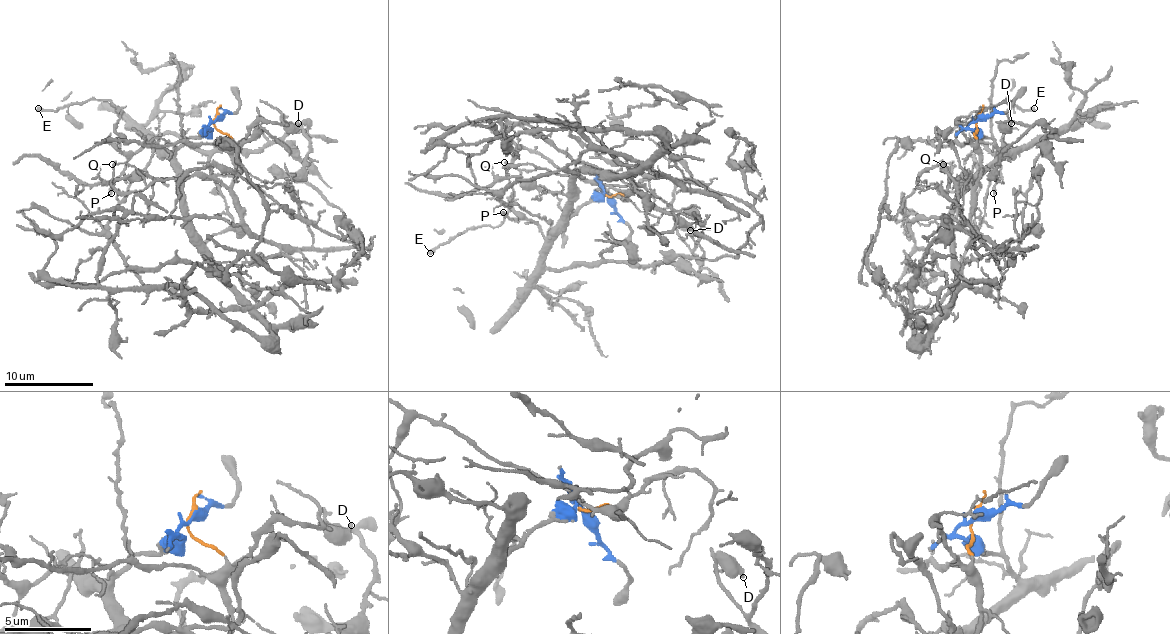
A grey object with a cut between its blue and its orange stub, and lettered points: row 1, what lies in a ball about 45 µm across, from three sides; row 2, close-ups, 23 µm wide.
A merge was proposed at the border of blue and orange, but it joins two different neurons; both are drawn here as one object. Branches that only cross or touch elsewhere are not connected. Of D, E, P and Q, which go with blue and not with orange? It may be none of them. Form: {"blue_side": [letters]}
{"blue_side": ["D", "P"]}

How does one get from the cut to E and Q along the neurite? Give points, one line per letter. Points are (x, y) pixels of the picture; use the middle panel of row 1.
E: (608, 197), (626, 195), (556, 168), (523, 148), (507, 170), (514, 193), (500, 222), (467, 229), (429, 253)
Q: (608, 197), (605, 195), (626, 195), (628, 200), (599, 182), (583, 182), (538, 168), (521, 170), (505, 162)

